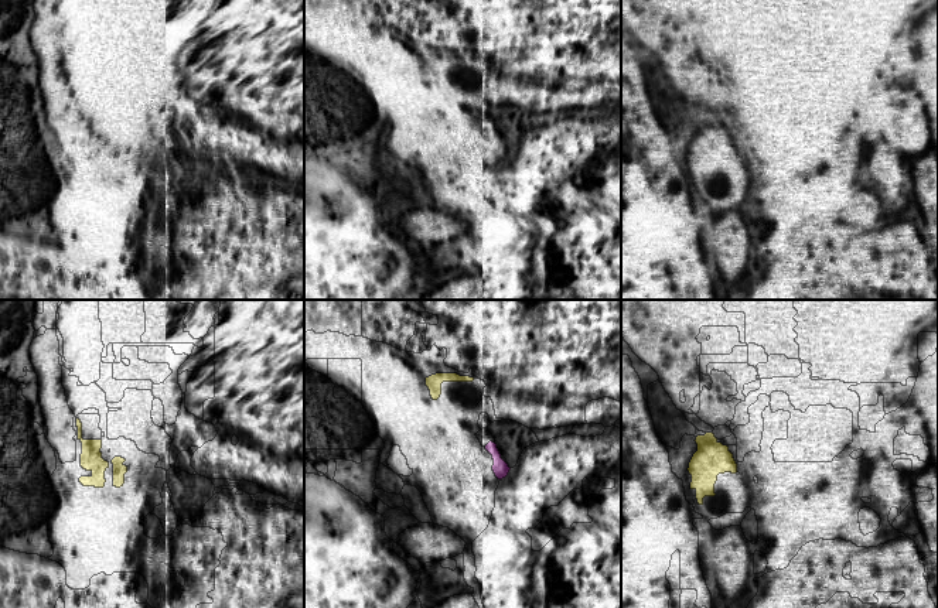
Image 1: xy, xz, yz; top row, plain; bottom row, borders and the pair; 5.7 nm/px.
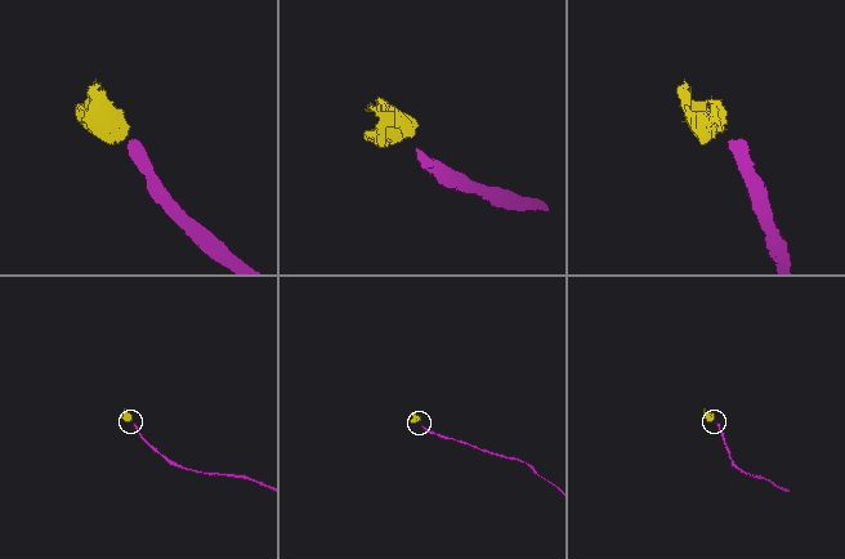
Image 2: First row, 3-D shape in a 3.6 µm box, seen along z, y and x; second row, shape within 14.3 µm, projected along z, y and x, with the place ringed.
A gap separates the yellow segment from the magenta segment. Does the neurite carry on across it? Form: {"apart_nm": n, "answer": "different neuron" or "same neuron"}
{"apart_nm": 360, "answer": "same neuron"}

